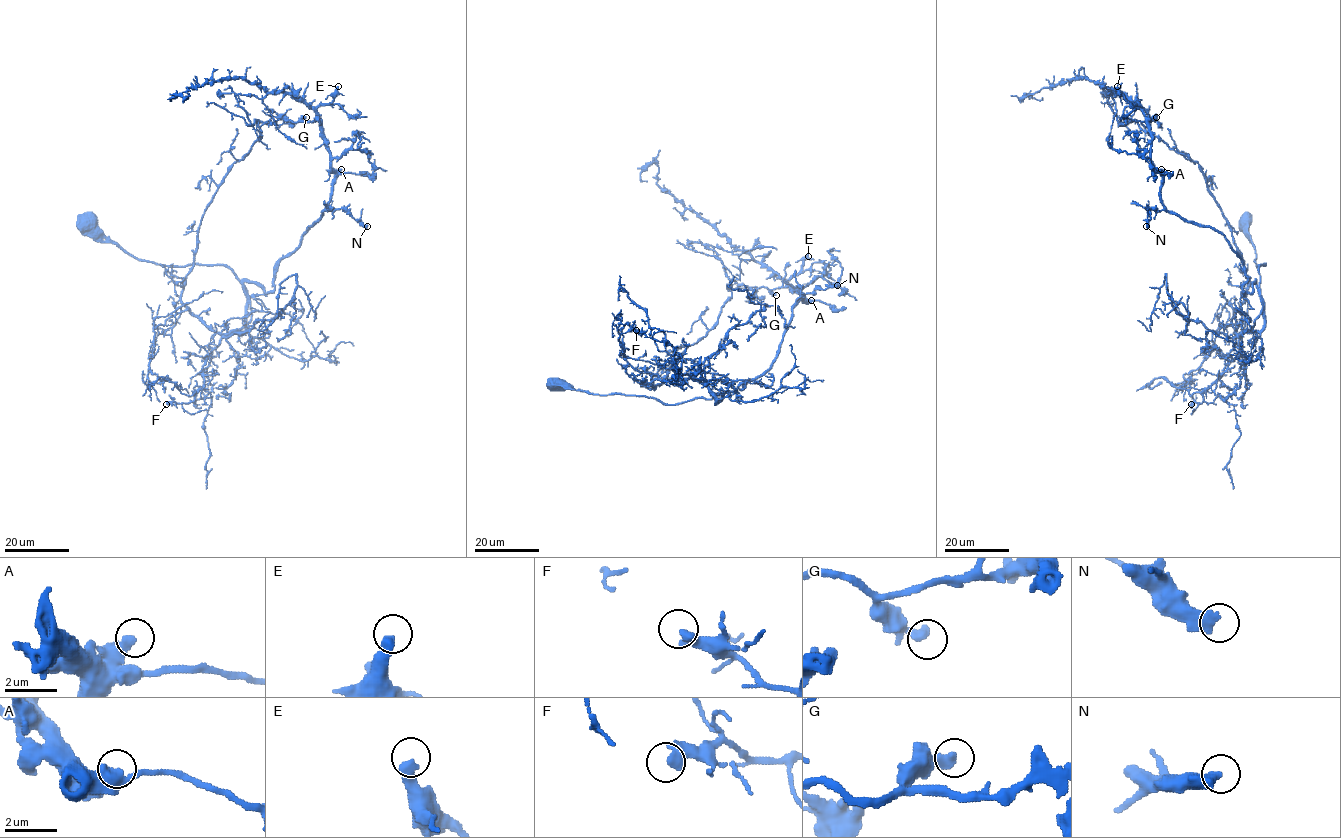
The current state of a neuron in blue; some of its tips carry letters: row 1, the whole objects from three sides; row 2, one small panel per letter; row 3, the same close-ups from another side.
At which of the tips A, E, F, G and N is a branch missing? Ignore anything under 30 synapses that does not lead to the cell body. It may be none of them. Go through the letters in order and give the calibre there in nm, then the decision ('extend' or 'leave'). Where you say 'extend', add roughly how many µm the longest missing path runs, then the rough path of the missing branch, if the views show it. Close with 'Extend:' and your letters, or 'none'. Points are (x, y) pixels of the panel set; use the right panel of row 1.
A: 400 nm thick; leave
E: 420 nm thick; extend; about 20 µm are missing; missing branch runs (1117, 86), (1102, 77), (1102, 62)
F: 480 nm thick; leave
G: 280 nm thick; leave
N: 500 nm thick; leave
Extend: E

